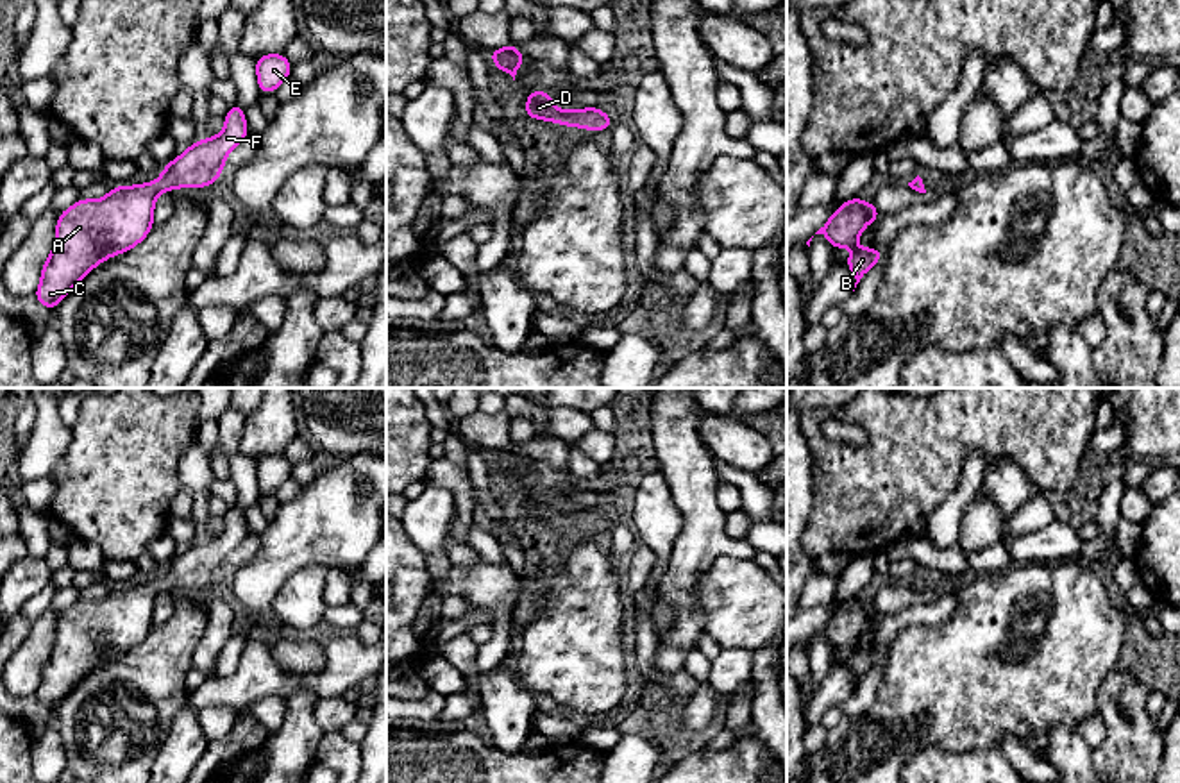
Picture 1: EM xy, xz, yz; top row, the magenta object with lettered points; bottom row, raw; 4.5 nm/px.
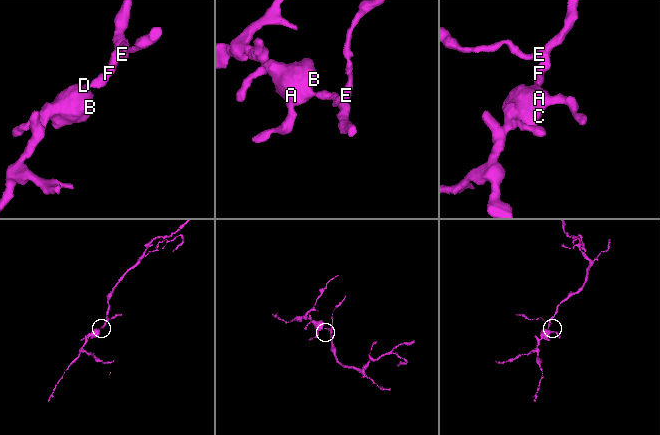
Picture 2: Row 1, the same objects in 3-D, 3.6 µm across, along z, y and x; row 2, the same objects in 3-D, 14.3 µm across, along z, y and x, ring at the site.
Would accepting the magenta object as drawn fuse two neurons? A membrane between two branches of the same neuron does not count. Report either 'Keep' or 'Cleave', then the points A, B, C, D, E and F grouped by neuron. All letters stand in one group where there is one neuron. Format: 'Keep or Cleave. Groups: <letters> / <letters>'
Keep. Groups: A B C D E F

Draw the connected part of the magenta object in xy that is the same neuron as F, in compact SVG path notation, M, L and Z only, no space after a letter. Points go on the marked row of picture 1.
M236 102L225 113L225 127L175 156L157 181L114 186L104 198L79 198L59 213L55 241L41 268L36 300L50 311L102 261L129 252L154 227L154 206L161 191L213 186L227 154L247 136L245 109Z

